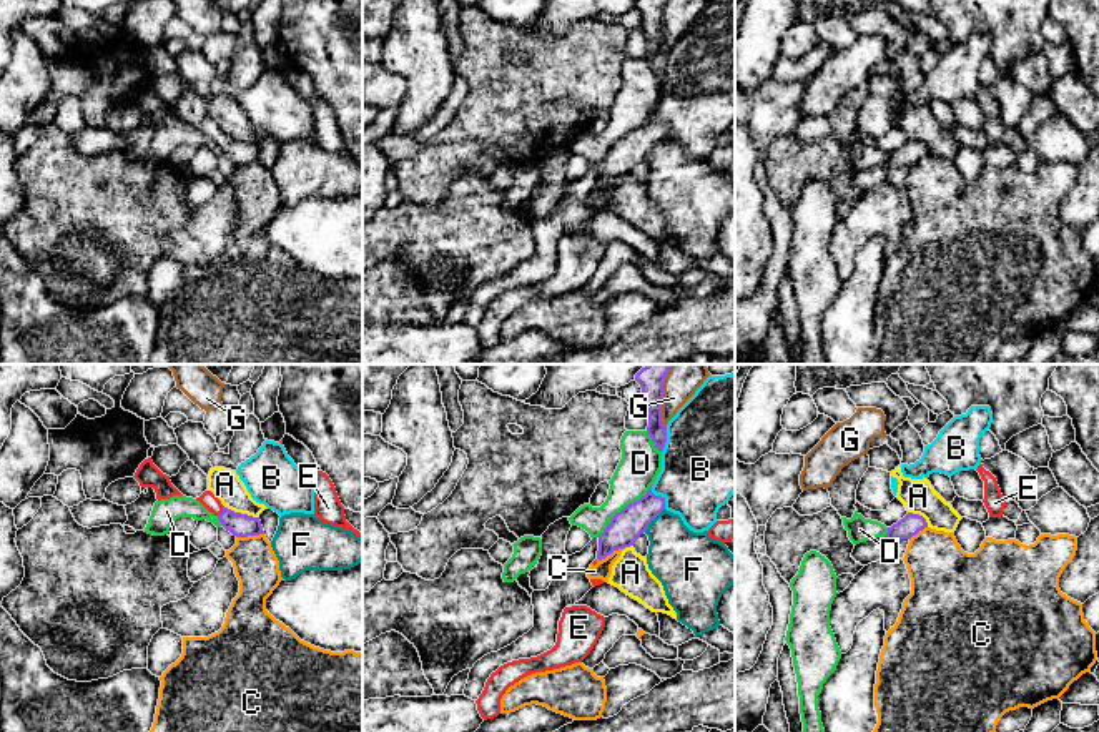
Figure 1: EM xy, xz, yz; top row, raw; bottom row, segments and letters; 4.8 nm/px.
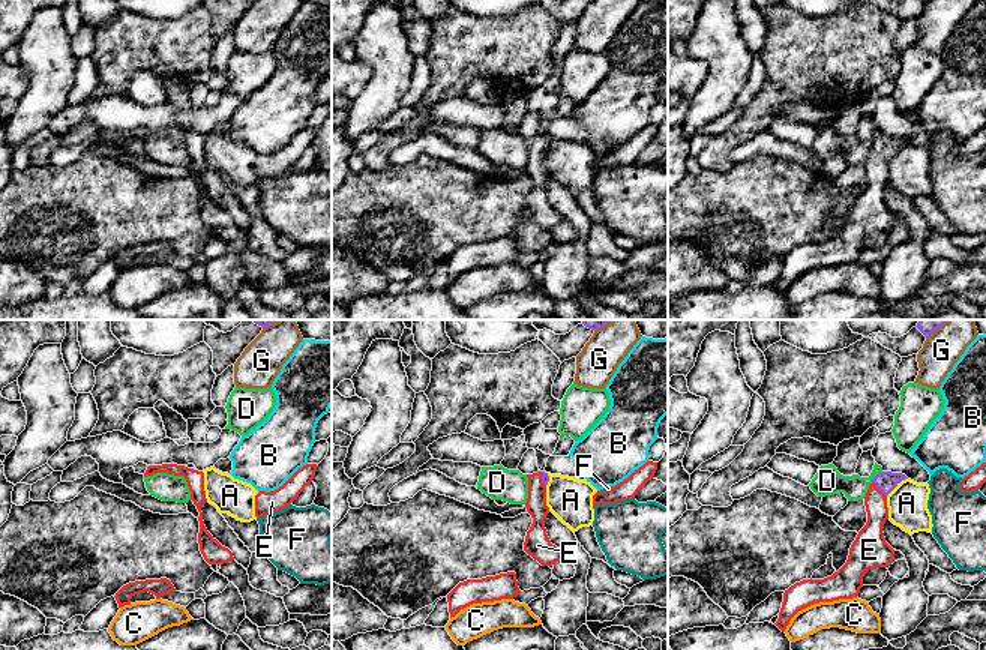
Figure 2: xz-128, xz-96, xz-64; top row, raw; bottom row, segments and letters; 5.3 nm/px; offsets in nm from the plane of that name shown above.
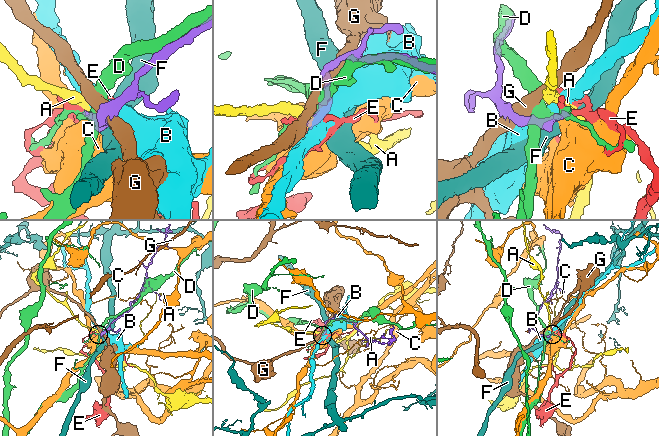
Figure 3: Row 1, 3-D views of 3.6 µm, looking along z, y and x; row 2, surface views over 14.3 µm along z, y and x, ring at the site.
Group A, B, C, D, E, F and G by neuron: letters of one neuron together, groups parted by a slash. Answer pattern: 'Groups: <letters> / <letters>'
Groups: A / B / C / D / E / F / G

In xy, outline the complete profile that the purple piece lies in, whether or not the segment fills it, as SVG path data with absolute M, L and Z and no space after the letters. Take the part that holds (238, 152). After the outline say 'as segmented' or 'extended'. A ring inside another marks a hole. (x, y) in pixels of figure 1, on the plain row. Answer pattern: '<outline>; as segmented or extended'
M205 118L200 125L196 125L196 128L213 140L219 146L221 153L236 165L264 161L259 145L224 135L211 118Z; extended

